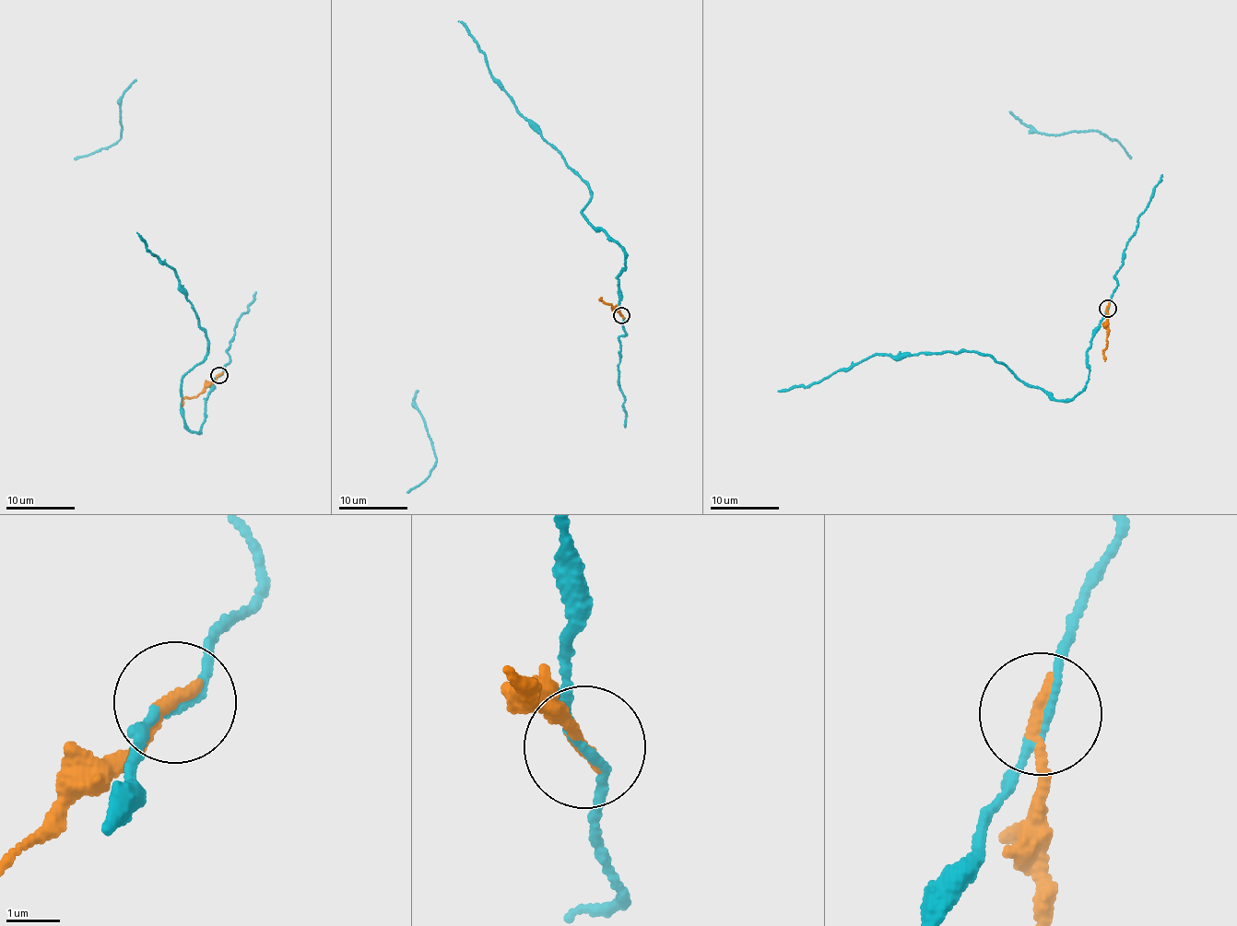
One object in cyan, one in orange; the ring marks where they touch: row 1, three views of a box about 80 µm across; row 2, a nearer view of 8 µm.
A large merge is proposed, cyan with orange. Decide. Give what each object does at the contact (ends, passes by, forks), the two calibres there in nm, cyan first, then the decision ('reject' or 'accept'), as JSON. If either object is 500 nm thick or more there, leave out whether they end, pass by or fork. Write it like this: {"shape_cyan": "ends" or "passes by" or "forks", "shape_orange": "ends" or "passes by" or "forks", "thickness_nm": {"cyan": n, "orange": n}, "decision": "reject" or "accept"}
{"shape_cyan": "passes by", "shape_orange": "ends", "thickness_nm": {"cyan": 130, "orange": 240}, "decision": "reject"}

